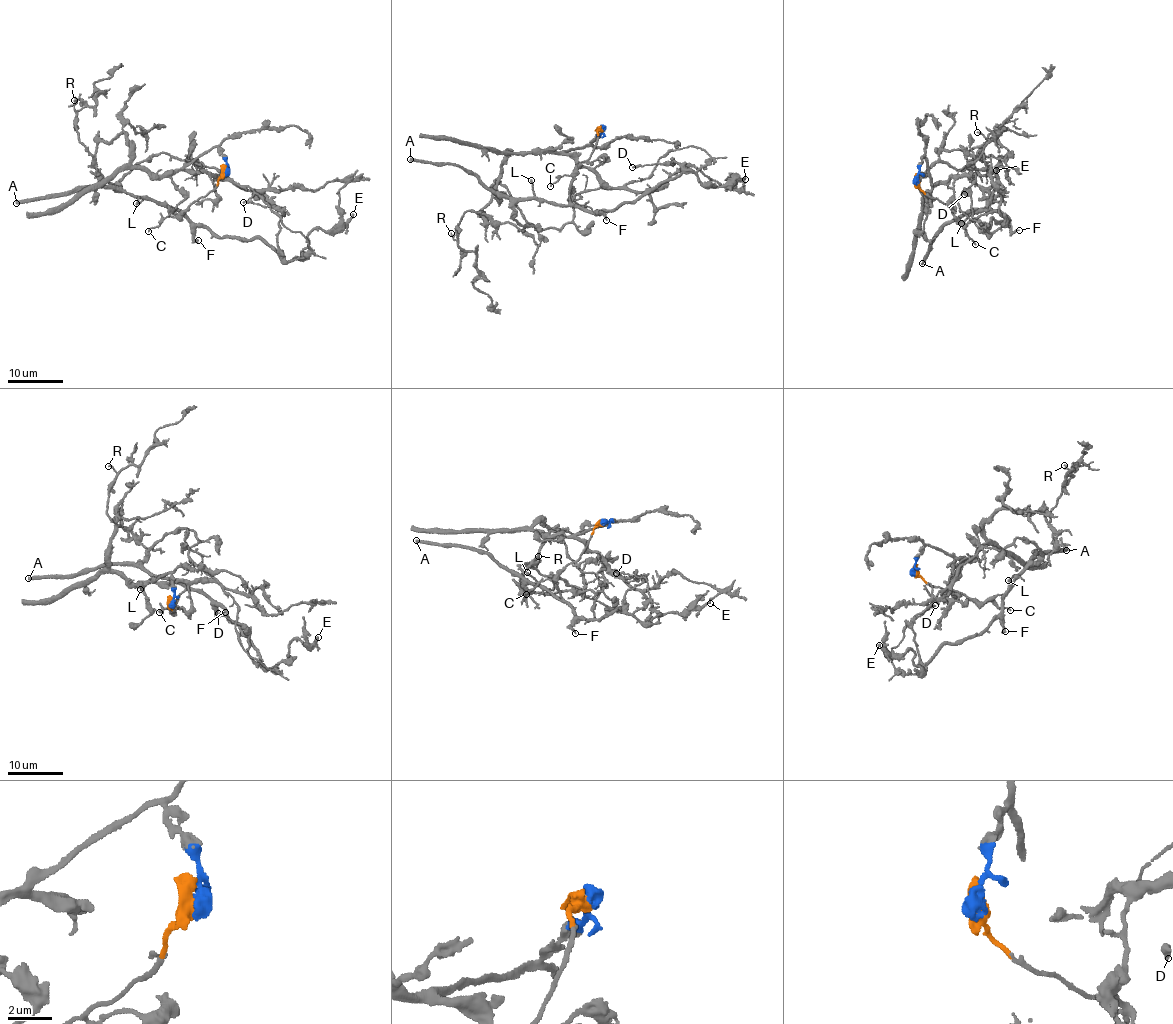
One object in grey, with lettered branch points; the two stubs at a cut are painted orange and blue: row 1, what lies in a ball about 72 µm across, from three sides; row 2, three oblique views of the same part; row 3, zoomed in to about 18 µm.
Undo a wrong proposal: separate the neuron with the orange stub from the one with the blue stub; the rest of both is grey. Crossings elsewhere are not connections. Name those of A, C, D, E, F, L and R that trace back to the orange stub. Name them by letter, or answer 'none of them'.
A, C, D, E, F, L

